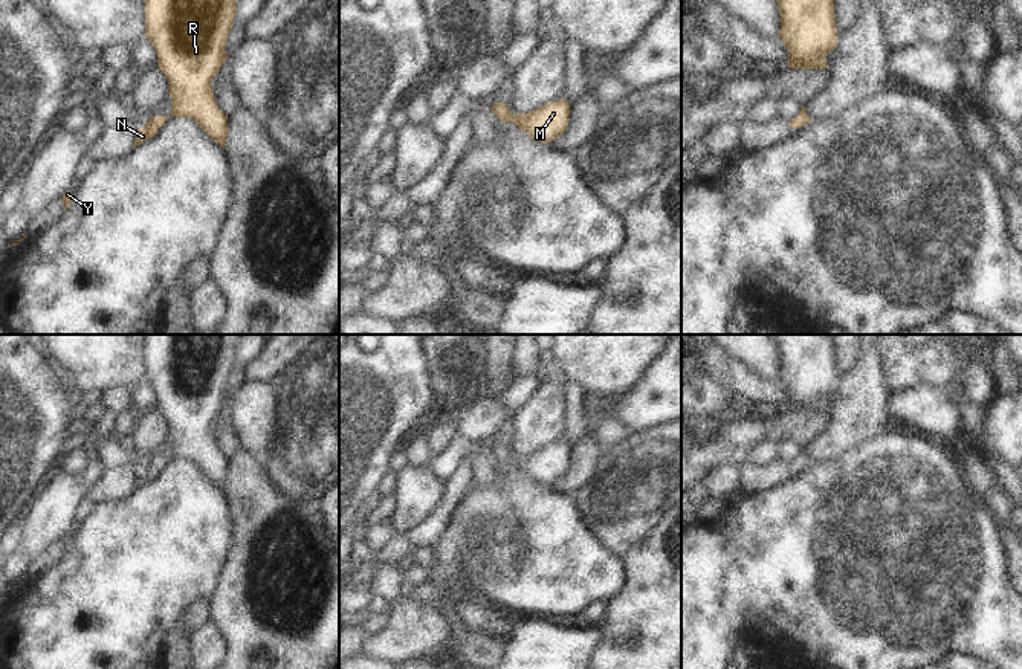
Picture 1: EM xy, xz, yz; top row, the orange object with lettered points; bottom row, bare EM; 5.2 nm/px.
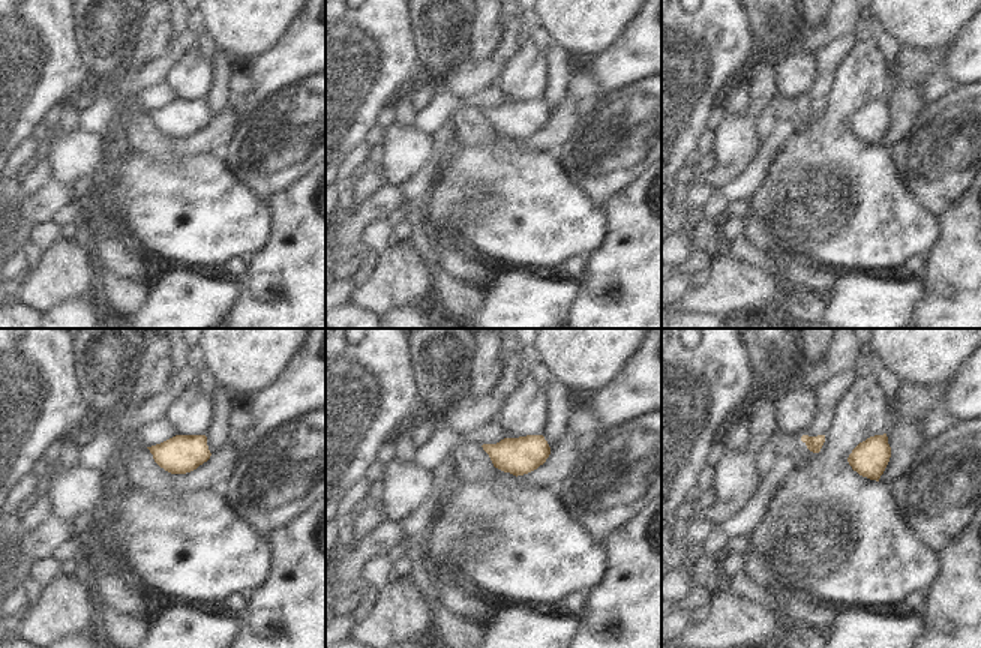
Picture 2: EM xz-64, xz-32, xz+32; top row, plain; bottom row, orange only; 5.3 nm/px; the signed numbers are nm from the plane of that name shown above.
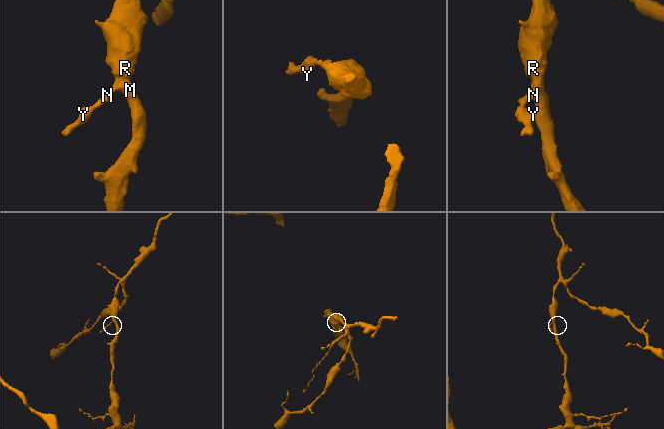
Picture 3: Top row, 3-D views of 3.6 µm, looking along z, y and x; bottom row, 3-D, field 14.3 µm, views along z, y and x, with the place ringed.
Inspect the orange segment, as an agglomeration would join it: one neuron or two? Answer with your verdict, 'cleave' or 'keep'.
keep

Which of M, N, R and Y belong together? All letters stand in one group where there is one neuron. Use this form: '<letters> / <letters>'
M N R Y

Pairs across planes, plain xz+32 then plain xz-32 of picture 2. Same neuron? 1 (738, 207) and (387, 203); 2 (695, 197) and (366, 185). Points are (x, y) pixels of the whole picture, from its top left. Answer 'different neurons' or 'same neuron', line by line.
1: different neurons
2: same neuron

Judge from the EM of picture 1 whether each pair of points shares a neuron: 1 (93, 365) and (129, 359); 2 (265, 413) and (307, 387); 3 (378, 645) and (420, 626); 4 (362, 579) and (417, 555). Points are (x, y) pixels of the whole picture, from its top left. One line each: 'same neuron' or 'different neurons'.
1: same neuron
2: different neurons
3: same neuron
4: different neurons

